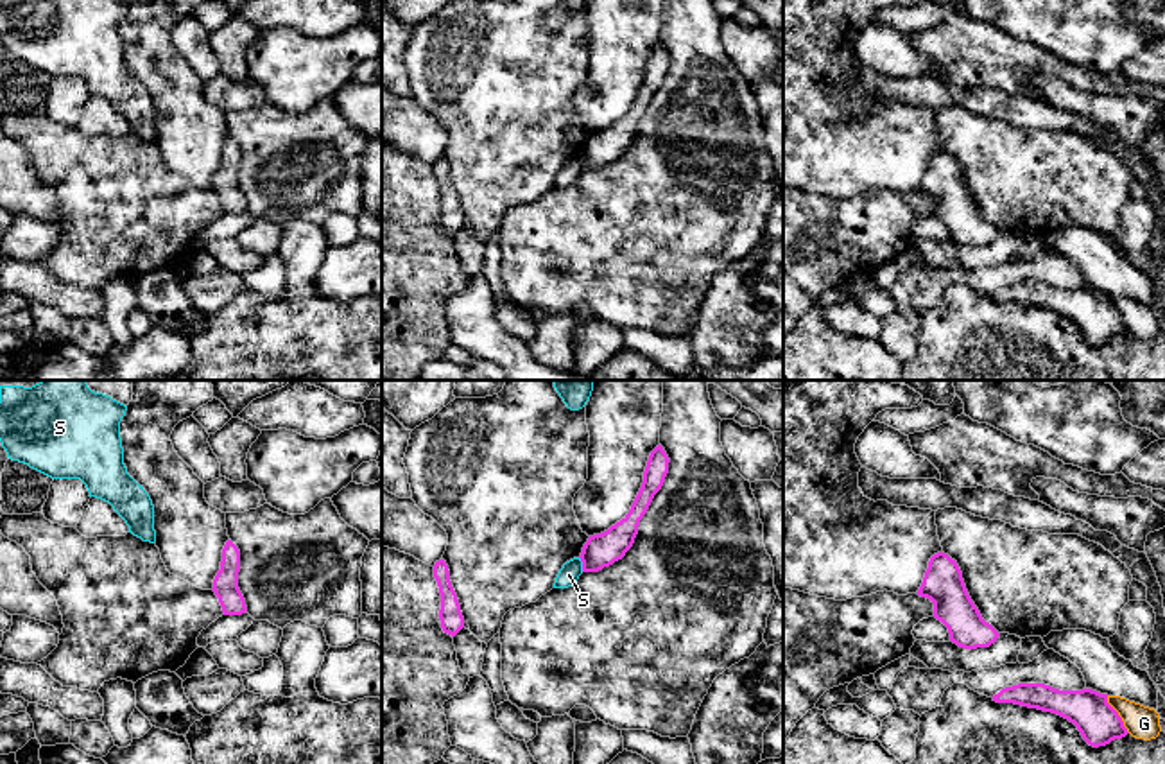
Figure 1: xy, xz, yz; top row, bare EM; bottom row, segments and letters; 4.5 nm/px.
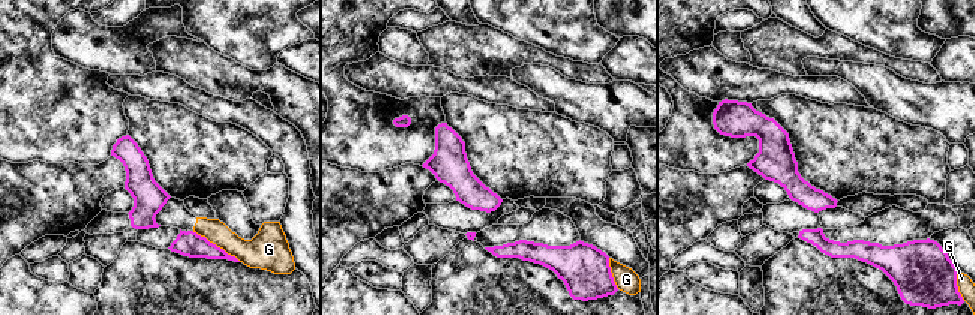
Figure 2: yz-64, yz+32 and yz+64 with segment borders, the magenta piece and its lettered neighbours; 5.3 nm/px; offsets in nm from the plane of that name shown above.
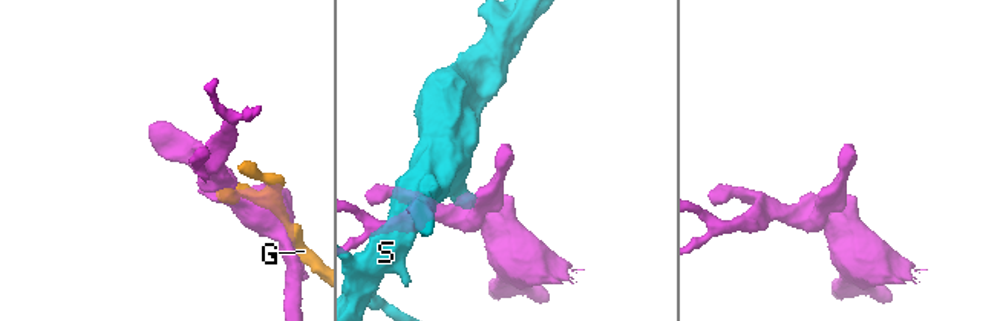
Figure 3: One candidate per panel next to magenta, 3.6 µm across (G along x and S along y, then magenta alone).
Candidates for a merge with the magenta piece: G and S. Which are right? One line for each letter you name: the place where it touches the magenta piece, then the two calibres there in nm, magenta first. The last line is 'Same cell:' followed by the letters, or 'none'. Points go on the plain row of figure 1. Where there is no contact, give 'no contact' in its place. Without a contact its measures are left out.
Same cell: none

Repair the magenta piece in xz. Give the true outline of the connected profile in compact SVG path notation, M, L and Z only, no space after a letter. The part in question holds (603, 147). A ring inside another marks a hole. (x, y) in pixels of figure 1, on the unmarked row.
M658 43L647 59L643 70L642 86L629 108L629 111L600 133L593 133L582 145L581 160L582 170L599 170L604 165L613 163L622 158L626 151L633 145L638 133L638 124L647 111L654 93L661 88L665 75L669 72L669 54L661 43Z

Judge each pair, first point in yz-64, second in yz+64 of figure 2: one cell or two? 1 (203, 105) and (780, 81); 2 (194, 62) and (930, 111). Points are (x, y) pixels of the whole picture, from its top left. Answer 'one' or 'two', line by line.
1: one
2: two

